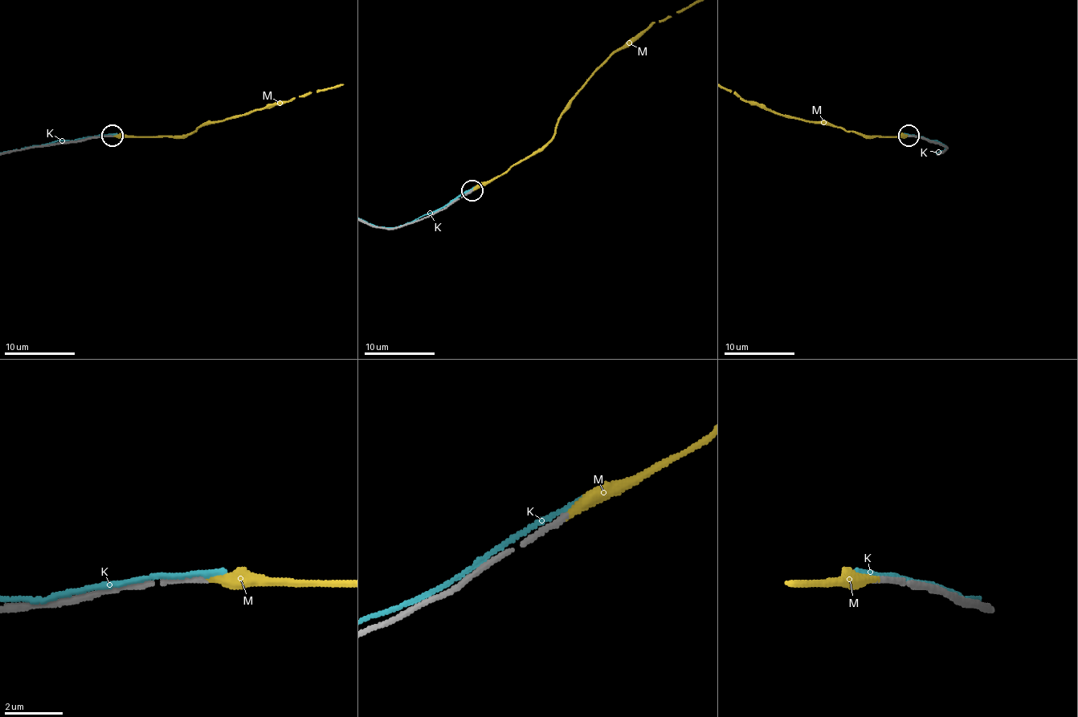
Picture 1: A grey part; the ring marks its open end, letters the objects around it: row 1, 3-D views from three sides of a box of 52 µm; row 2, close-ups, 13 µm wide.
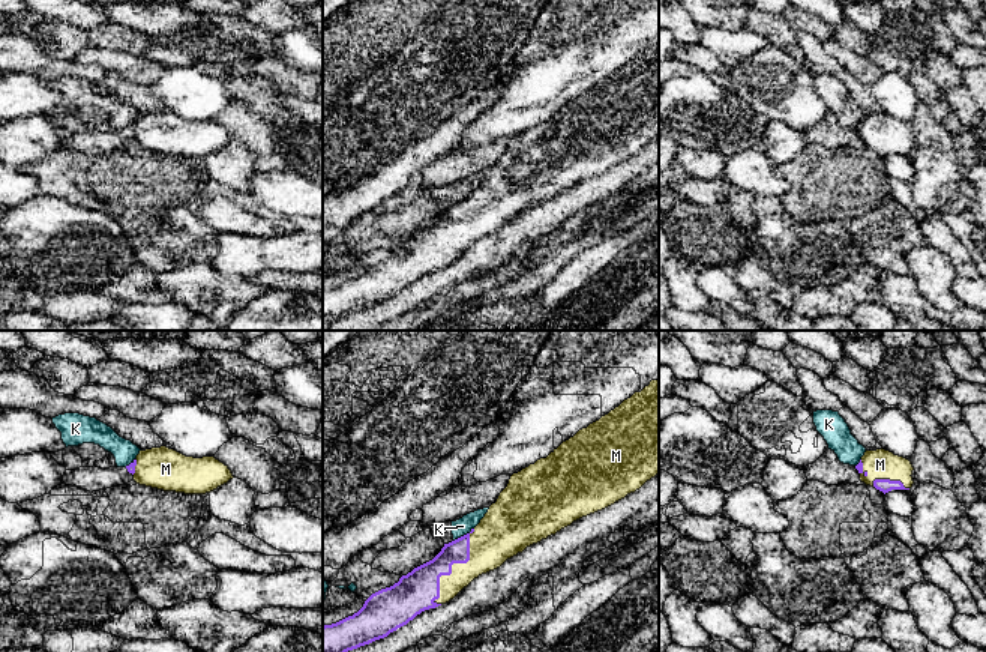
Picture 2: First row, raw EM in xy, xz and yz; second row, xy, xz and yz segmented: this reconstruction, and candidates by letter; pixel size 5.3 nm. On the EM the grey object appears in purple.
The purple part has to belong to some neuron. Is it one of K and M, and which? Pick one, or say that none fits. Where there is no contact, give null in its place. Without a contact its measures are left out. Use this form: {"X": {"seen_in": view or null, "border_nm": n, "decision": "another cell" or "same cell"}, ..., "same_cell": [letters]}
{"K": {"seen_in": "xz", "border_nm": 130, "decision": "another cell"}, "M": {"seen_in": "xz", "border_nm": 460, "decision": "same cell"}, "same_cell": ["M"]}

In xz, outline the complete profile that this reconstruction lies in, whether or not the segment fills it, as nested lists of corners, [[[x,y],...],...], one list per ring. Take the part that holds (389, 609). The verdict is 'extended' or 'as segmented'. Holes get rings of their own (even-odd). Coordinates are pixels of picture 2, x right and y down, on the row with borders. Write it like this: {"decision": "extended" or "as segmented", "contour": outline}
{"decision": "extended", "contour": [[[651,380],[599,421],[579,430],[546,458],[513,473],[470,533],[444,544],[429,562],[372,593],[363,607],[323,626],[323,652],[348,652],[407,625],[425,610],[453,599],[474,578],[500,568],[527,547],[555,535],[573,521],[602,511],[639,490],[659,473],[659,380]]]}

